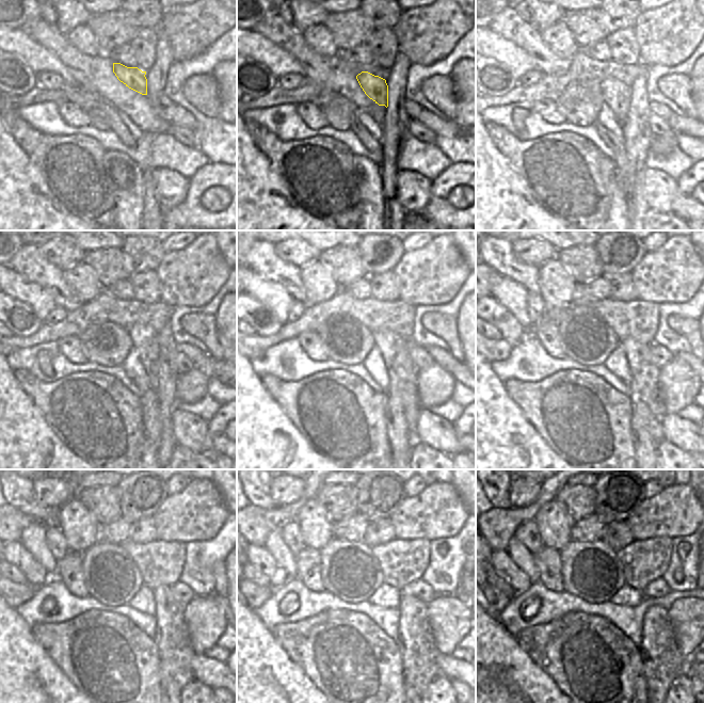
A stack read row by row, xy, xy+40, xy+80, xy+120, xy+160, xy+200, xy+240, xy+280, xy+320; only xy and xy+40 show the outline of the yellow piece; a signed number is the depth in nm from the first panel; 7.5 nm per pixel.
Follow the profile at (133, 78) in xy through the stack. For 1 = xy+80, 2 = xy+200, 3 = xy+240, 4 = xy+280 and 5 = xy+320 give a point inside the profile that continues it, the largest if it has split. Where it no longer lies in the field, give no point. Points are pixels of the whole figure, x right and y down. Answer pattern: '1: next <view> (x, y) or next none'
1: next xy+80 (617, 95)
2: next xy+200 (646, 401)
3: next xy+240 (172, 638)
4: next xy+280 (419, 653)
5: next xy+320 (662, 660)

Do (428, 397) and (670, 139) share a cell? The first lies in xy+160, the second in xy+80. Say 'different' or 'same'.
same

